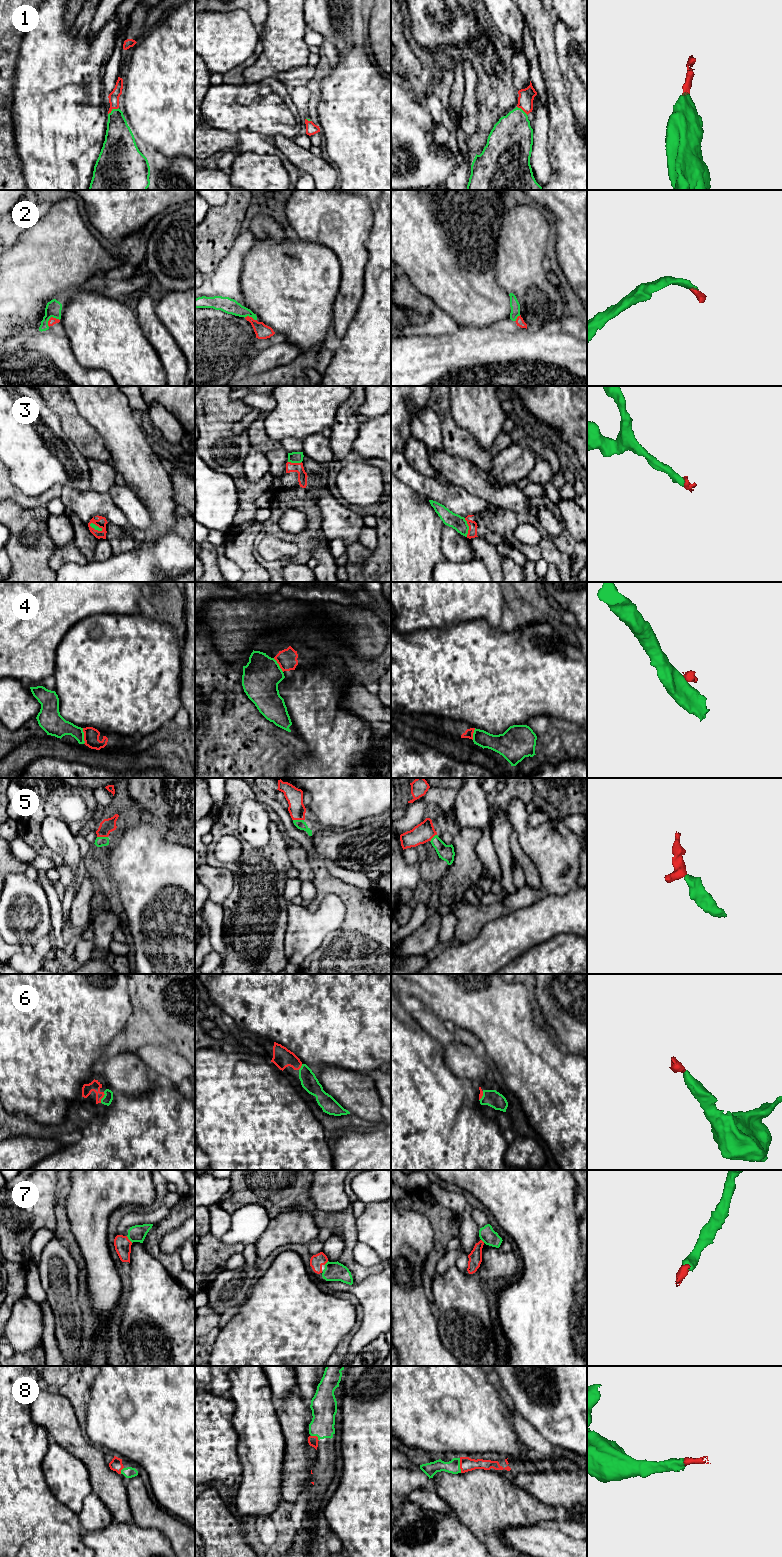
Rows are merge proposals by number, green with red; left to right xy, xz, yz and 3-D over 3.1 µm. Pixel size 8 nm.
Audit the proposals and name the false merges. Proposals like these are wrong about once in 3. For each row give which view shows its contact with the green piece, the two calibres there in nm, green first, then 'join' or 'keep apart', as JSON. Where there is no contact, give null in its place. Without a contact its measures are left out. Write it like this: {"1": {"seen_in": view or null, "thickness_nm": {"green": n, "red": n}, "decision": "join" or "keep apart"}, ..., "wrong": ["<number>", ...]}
{"1": {"seen_in": "xy", "thickness_nm": {"green": 240, "red": 80}, "decision": "join"}, "2": {"seen_in": "xy", "thickness_nm": {"green": 130, "red": 60}, "decision": "join"}, "3": {"seen_in": "yz", "thickness_nm": {"green": 120, "red": 80}, "decision": "join"}, "4": {"seen_in": "xy", "thickness_nm": {"green": 180, "red": 130}, "decision": "keep apart"}, "5": {"seen_in": "xy", "thickness_nm": {"green": 80, "red": 110}, "decision": "join"}, "6": {"seen_in": "xy", "thickness_nm": {"green": 80, "red": 90}, "decision": "join"}, "7": {"seen_in": "xy", "thickness_nm": {"green": 140, "red": 130}, "decision": "join"}, "8": {"seen_in": "yz", "thickness_nm": {"green": 110, "red": 110}, "decision": "join"}, "wrong": ["4"]}

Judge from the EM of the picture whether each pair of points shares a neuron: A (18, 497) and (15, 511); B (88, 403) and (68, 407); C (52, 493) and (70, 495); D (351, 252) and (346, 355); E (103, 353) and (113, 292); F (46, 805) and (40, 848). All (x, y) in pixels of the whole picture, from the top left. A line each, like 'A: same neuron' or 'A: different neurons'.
A: different neurons
B: different neurons
C: different neurons
D: different neurons
E: different neurons
F: same neuron

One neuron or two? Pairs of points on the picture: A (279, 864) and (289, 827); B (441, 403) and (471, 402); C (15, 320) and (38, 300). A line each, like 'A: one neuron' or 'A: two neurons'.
A: two neurons
B: two neurons
C: one neuron

